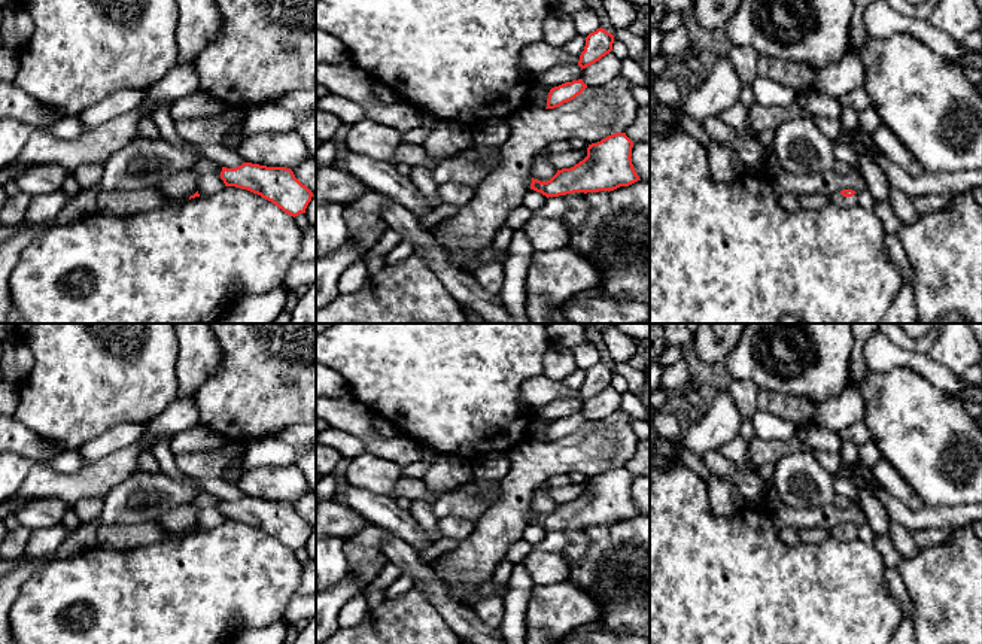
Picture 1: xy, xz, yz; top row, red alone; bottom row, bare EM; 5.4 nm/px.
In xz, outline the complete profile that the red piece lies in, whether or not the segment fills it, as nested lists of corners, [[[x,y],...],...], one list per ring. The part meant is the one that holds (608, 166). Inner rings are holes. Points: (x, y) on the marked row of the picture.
[[[615,133],[587,148],[587,157],[571,168],[557,170],[547,182],[532,177],[530,189],[548,197],[574,192],[614,191],[639,179],[632,164],[633,142]]]

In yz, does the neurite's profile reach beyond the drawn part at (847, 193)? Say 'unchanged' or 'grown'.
grown

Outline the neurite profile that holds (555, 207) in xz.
[[[565,195],[548,197],[542,207],[539,207],[533,215],[541,218],[560,219],[566,210]]]

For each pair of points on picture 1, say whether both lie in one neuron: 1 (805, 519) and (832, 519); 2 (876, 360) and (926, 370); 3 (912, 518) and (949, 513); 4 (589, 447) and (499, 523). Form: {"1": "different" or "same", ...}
{"1": "same", "2": "same", "3": "same", "4": "same"}

